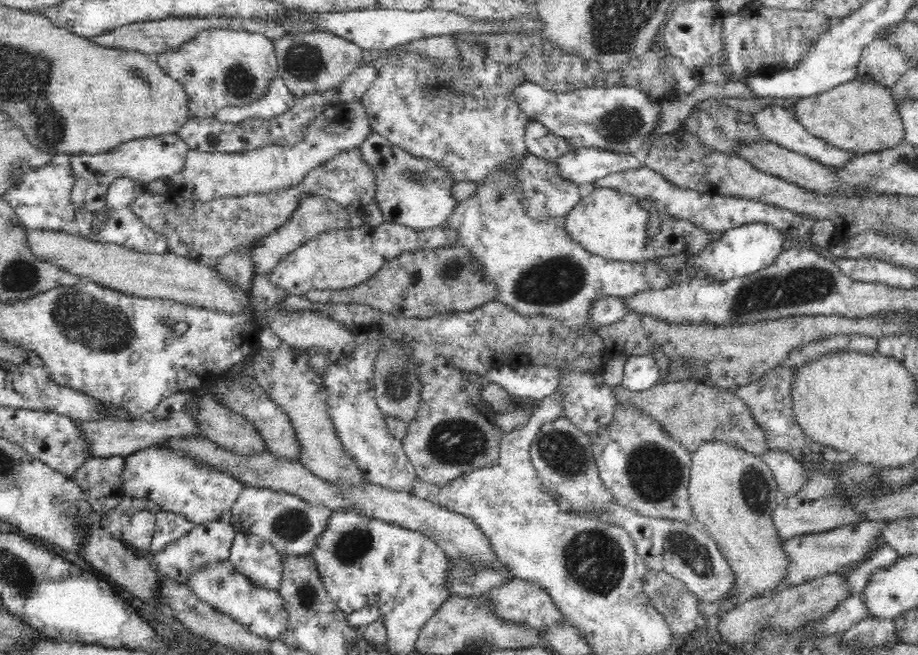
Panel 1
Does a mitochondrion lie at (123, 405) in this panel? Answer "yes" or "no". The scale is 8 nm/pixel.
no

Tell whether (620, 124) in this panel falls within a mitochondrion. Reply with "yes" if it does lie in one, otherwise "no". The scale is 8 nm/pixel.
yes

